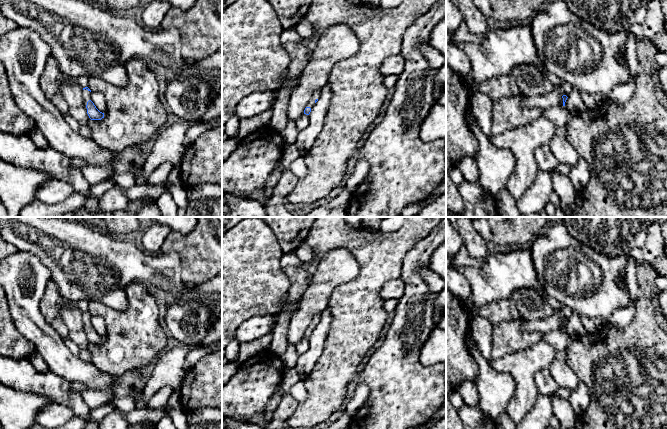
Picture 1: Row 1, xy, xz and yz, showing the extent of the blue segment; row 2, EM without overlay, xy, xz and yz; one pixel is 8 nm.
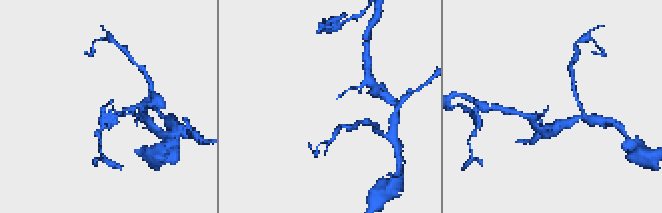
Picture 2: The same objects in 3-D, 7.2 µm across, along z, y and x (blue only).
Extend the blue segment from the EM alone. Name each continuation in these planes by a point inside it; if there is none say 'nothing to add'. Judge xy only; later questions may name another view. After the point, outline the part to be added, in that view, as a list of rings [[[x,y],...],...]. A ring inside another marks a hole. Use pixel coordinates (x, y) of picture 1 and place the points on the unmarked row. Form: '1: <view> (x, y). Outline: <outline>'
1: xy (86, 318). Outline: [[[82,313],[82,319],[83,319],[83,323],[85,324],[85,326],[87,327],[89,324],[91,324],[91,316],[86,314],[86,313]]]

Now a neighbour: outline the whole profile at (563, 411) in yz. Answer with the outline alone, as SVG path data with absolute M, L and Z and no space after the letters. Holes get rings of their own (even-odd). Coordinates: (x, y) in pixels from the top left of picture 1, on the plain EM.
M557 395L551 397L554 416L558 419L561 429L575 429L576 413L568 399Z

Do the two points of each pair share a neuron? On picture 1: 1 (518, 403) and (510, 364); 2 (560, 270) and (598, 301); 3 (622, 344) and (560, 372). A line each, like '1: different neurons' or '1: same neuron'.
1: same neuron
2: same neuron
3: different neurons

